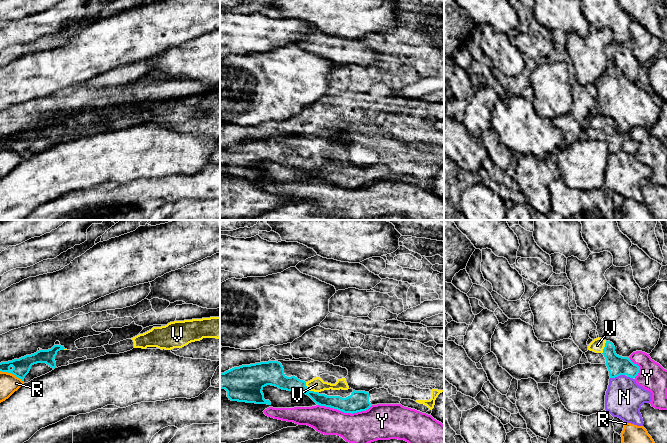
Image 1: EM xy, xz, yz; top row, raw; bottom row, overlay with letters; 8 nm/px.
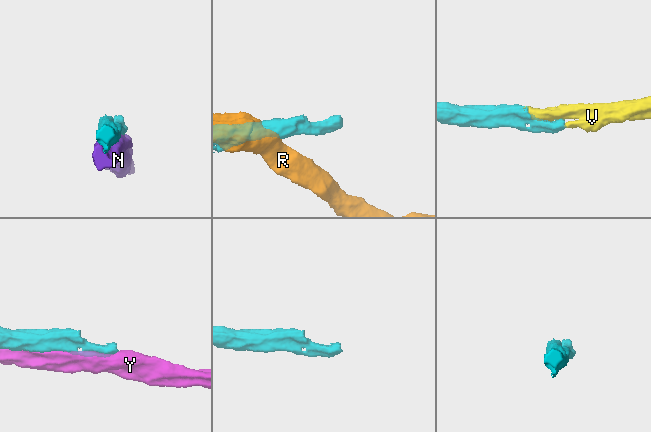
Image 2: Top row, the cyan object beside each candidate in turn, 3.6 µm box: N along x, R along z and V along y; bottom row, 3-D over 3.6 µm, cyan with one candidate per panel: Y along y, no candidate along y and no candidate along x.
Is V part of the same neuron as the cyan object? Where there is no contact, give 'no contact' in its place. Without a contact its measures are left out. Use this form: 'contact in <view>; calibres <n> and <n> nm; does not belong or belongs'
contact in xz; calibres 120 and 110 nm; belongs

